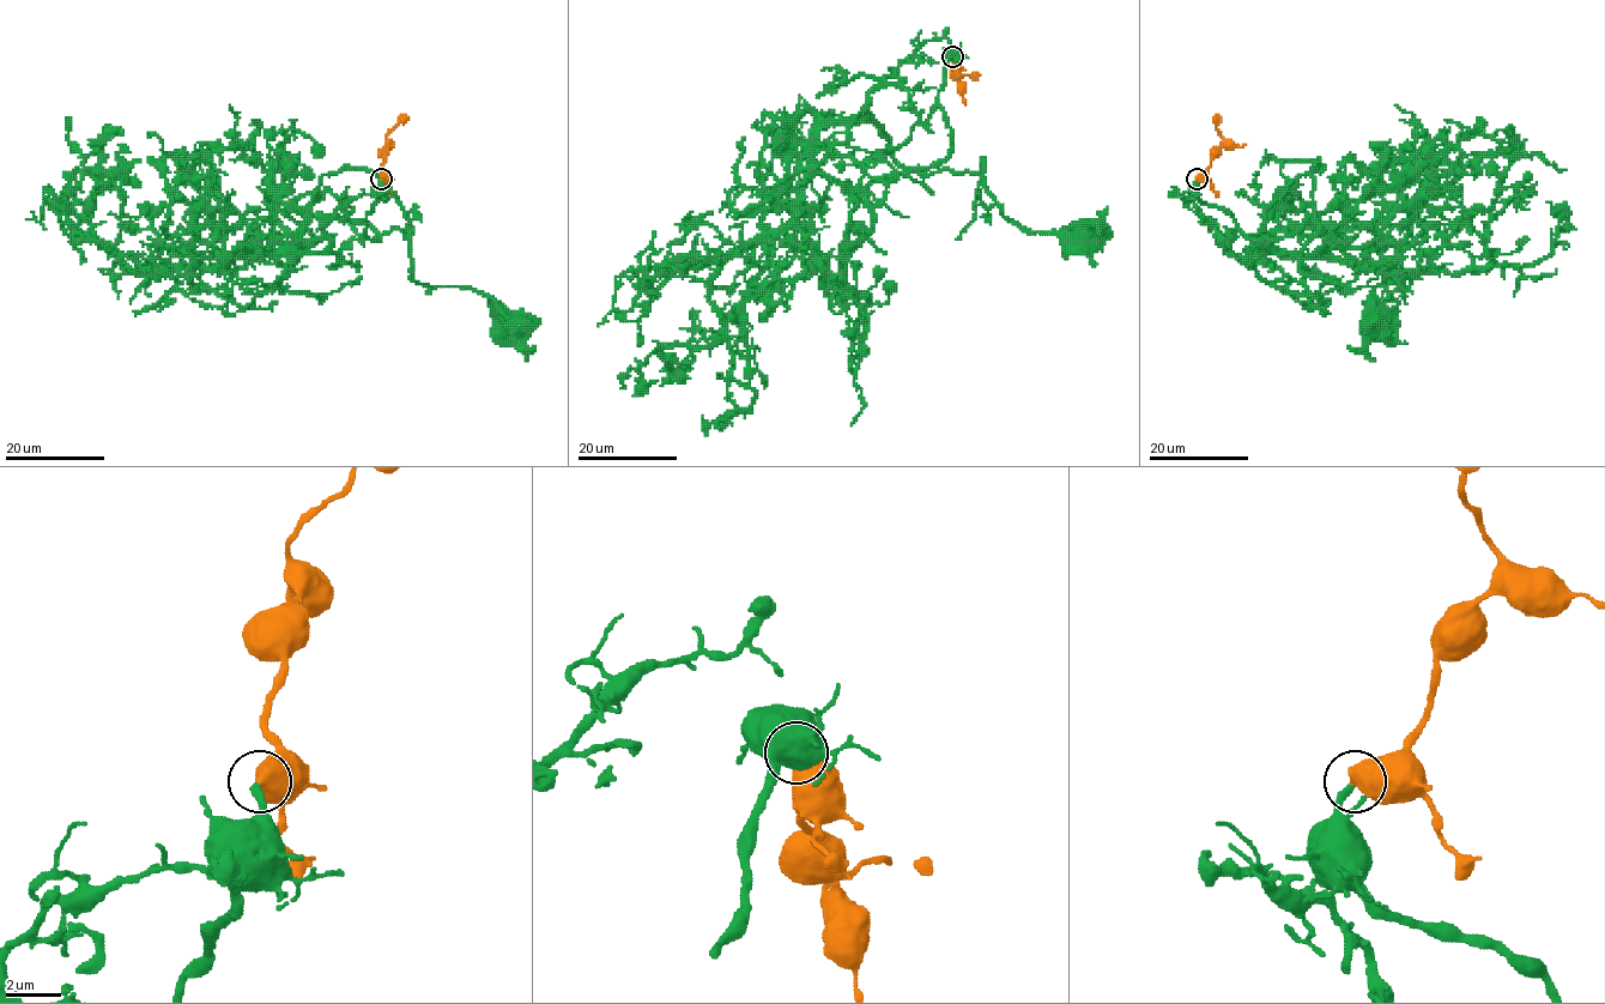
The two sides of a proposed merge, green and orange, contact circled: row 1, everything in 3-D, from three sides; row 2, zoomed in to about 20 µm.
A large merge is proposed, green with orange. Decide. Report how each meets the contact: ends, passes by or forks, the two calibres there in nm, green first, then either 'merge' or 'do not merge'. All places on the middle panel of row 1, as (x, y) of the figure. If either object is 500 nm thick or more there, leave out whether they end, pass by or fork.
280 nm thick on the green side, 650 nm on the other; merge

